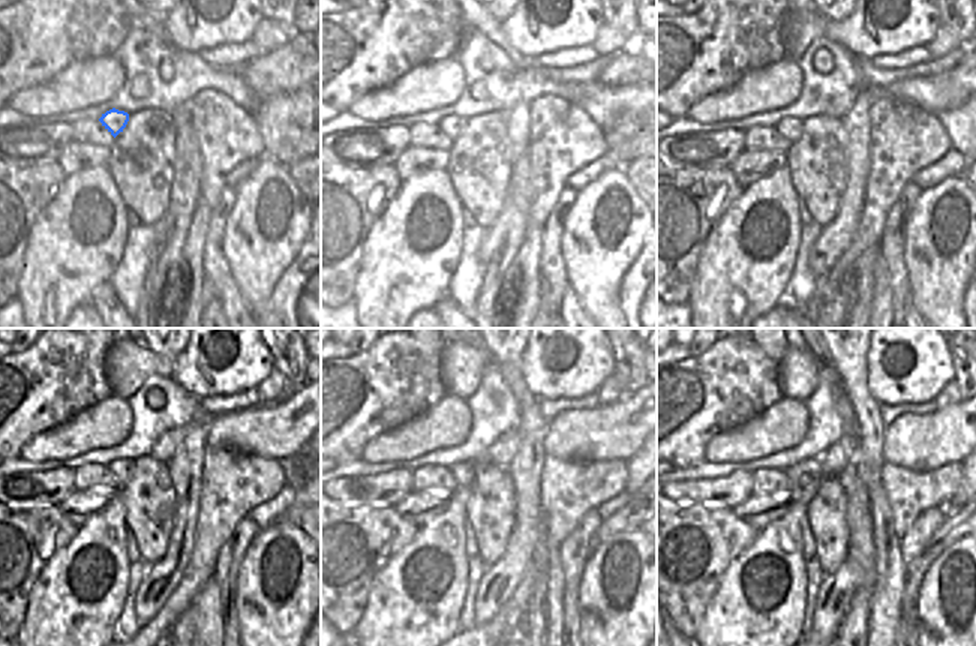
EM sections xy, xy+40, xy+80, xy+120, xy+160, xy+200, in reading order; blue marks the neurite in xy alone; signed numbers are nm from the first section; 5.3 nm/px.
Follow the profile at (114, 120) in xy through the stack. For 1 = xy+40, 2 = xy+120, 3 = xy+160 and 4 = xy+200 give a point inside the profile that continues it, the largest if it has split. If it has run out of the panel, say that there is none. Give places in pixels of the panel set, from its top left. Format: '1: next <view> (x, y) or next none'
1: next xy+40 (452, 126)
2: next xy+120 (122, 468)
3: next xy+160 (462, 472)
4: next xy+200 (808, 486)

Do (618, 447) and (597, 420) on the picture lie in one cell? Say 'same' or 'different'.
same

